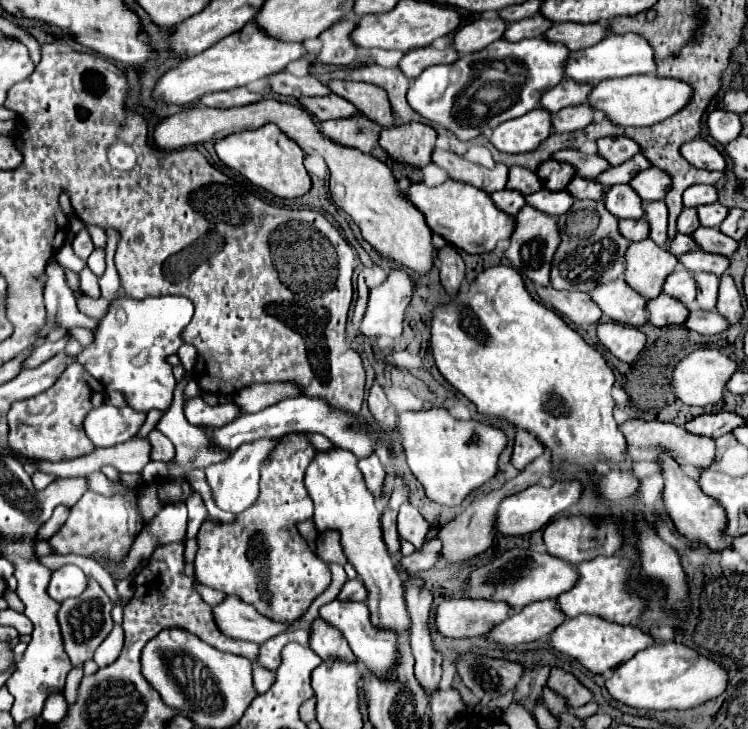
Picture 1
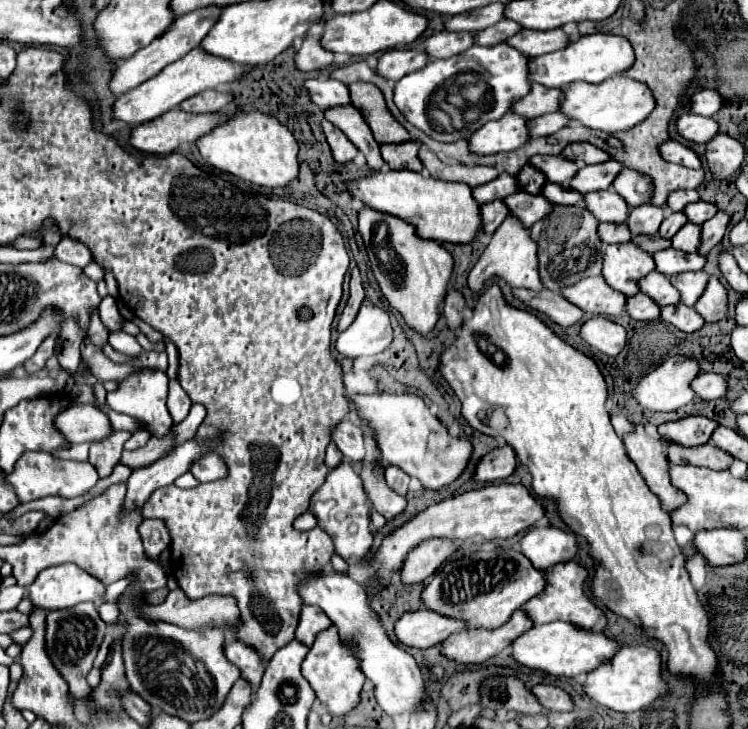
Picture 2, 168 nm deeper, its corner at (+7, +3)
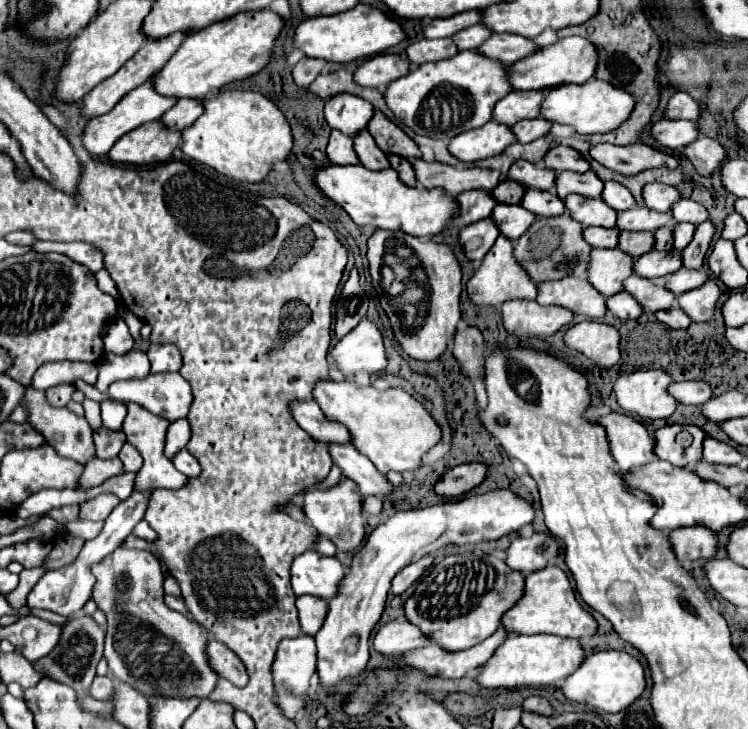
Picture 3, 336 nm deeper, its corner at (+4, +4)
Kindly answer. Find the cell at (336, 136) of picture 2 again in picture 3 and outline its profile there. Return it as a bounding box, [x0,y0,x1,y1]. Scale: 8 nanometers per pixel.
[327,130,359,164]

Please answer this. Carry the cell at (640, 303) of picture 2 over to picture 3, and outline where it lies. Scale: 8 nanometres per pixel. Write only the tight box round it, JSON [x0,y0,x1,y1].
[607,292,643,320]

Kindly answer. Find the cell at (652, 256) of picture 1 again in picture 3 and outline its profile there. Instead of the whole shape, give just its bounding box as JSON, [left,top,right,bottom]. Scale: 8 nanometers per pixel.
[589,248,633,296]

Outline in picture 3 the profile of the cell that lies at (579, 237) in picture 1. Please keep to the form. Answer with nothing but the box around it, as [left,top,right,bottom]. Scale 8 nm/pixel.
[515,212,589,284]

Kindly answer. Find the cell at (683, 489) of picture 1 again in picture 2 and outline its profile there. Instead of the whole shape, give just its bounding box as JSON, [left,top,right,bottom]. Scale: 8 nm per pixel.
[622,425,682,513]

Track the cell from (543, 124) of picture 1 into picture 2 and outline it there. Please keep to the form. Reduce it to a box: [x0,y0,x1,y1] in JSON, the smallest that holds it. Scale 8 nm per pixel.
[468,113,528,155]

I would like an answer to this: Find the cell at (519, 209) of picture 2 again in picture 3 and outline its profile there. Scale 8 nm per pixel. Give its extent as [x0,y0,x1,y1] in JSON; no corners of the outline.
[493,204,537,240]

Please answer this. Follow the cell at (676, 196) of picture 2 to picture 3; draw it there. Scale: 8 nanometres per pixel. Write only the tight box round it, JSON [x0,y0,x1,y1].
[643,184,681,212]

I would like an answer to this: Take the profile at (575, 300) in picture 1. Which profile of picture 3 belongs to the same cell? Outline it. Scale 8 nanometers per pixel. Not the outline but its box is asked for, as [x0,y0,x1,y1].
[501,300,575,336]

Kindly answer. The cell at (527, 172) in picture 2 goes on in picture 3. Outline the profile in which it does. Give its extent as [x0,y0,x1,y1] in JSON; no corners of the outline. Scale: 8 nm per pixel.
[493,180,525,204]

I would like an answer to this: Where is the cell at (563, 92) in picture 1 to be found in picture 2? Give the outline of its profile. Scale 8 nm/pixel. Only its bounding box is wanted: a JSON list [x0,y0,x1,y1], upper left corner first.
[510,85,562,119]

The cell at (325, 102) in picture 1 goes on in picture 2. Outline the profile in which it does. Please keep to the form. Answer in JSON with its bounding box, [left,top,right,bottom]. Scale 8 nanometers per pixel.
[326,105,384,171]

